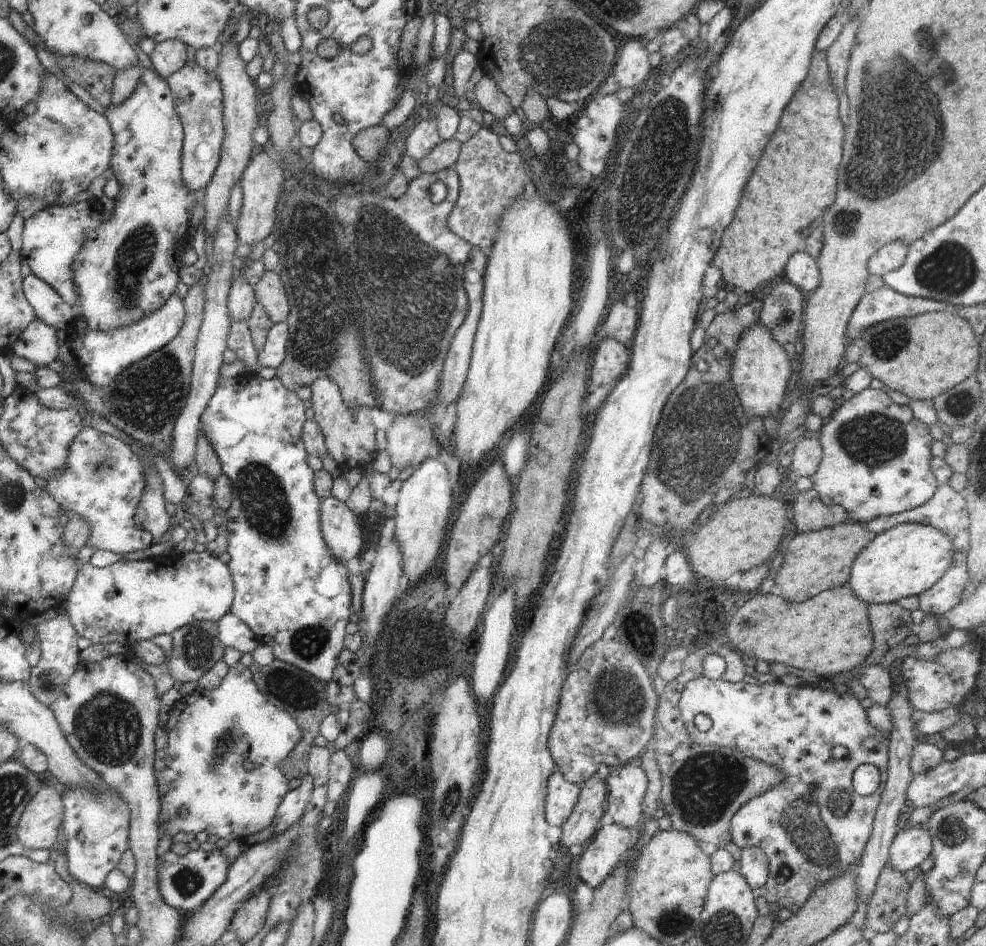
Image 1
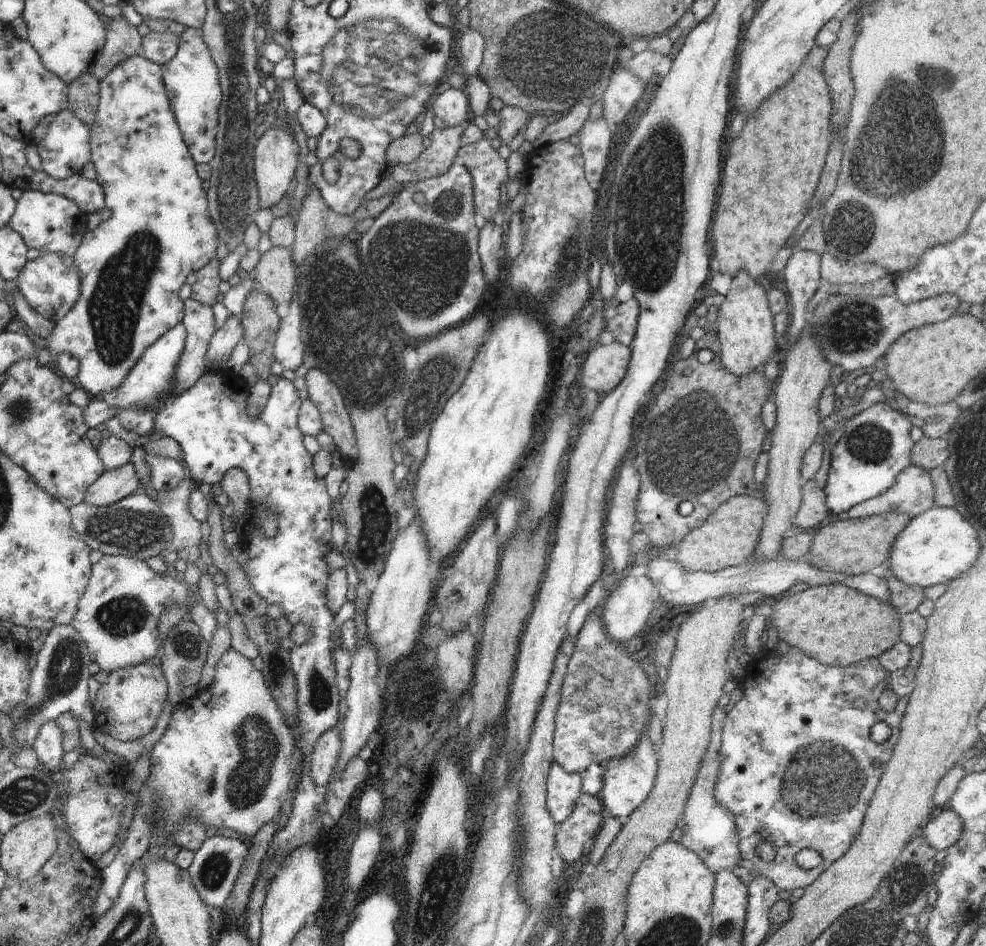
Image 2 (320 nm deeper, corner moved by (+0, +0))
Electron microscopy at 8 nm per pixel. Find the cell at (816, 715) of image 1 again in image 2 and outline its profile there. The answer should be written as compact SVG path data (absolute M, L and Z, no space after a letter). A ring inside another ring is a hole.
M790 647L787 654L774 650L765 649L759 657L748 661L748 671L746 677L741 682L743 691L742 699L733 706L732 710L726 715L723 728L723 739L721 744L721 765L719 775L713 790L714 798L718 804L727 808L733 813L734 822L738 837L738 850L742 859L752 862L756 867L760 876L771 880L777 888L781 890L796 890L796 888L806 888L810 886L833 862L842 858L849 846L853 843L854 838L862 828L864 817L866 816L869 802L875 793L876 787L880 782L881 776L884 774L885 766L892 756L892 751L900 736L901 722L905 715L905 710L909 701L909 697L899 697L896 707L893 711L884 711L878 703L878 698L882 691L888 687L888 672L879 663L877 657L861 660L856 664L847 667L833 667L821 663L815 658L804 654L799 648ZM862 698L865 707L856 708L854 702ZM876 722L888 722L891 734L890 737L882 743L876 743L870 737L870 728ZM760 843L770 843L774 847L775 857L771 861L763 861L758 856L757 846ZM800 850L814 850L822 856L822 862L818 866L806 870L798 866L794 861L794 856Z

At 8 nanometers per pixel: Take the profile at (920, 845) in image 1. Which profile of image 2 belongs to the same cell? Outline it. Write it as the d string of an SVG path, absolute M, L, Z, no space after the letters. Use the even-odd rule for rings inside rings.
M945 807L938 817L924 824L920 834L939 851L954 846L961 839L963 828L957 812Z

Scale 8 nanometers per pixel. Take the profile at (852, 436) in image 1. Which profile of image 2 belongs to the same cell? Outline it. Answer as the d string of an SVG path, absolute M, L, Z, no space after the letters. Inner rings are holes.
M881 399L844 422L846 429L833 446L825 487L826 504L834 514L846 512L854 505L882 494L897 474L911 464L914 446L909 430L911 422Z

